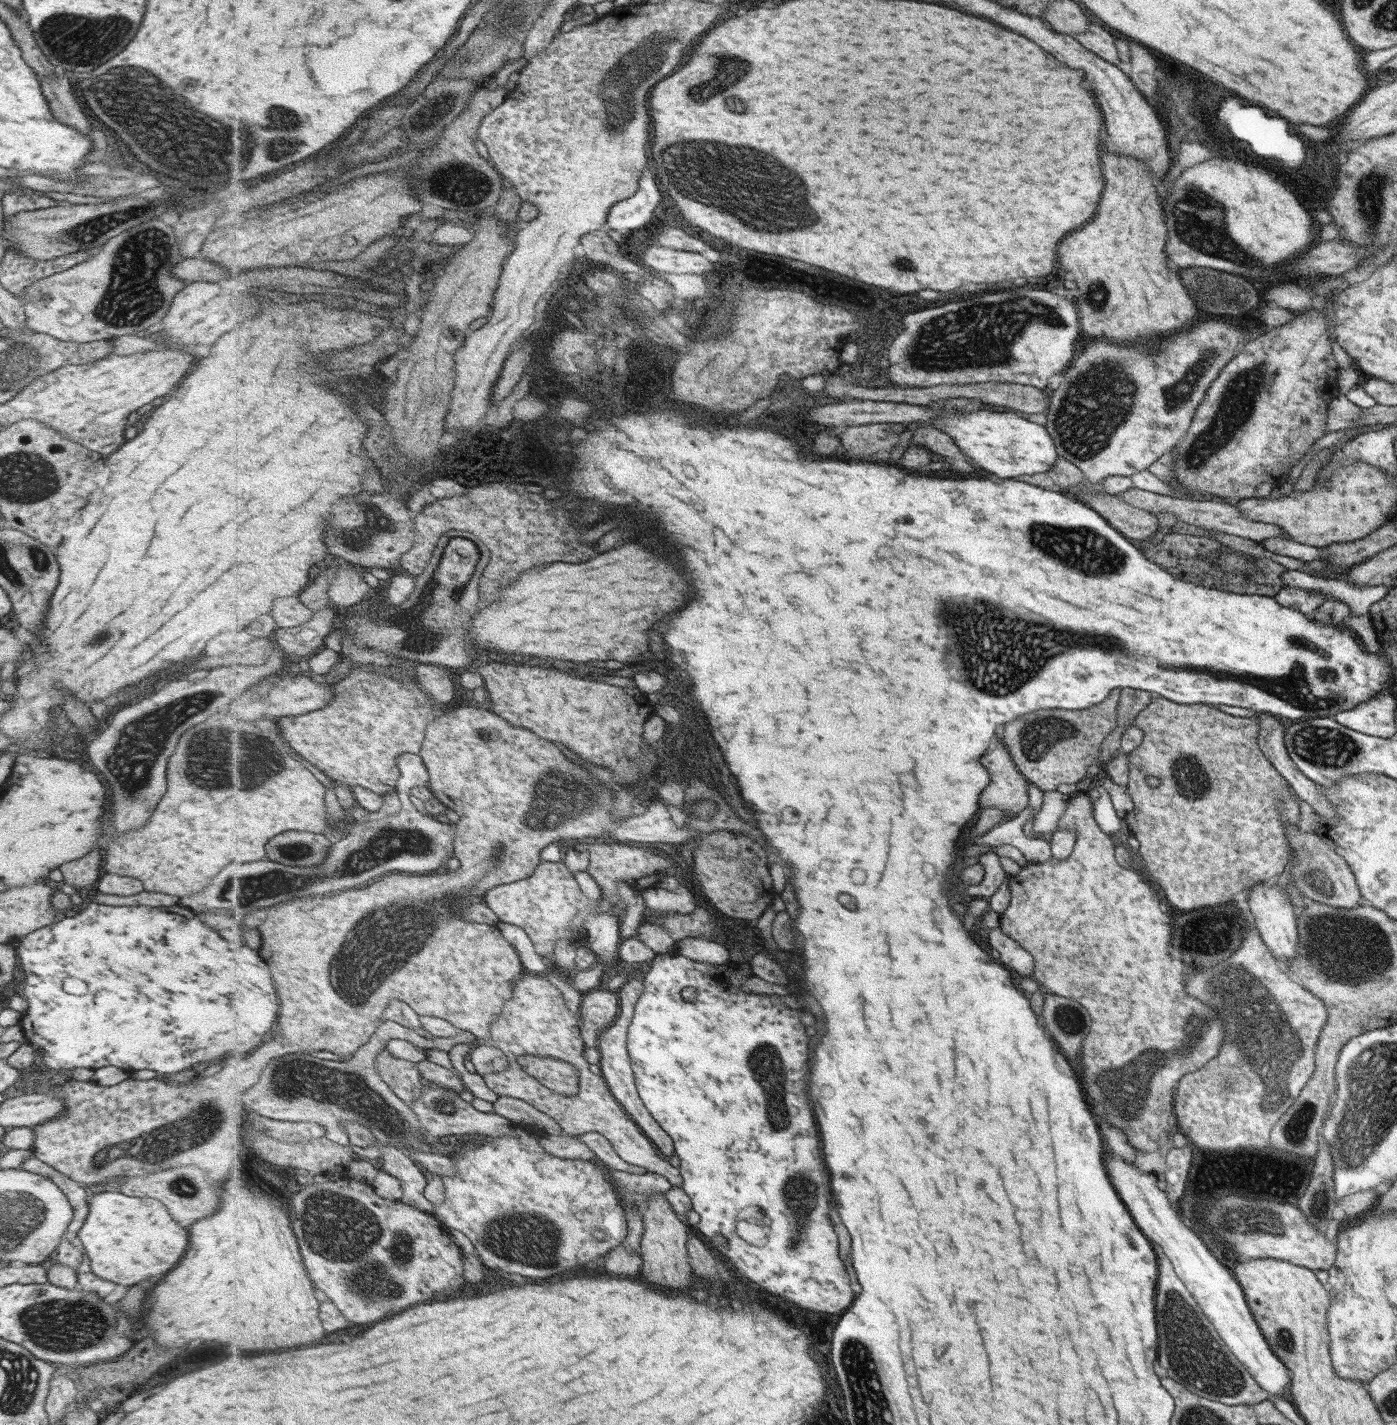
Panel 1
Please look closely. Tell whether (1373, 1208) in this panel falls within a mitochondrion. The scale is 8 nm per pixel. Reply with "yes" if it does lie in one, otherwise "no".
no

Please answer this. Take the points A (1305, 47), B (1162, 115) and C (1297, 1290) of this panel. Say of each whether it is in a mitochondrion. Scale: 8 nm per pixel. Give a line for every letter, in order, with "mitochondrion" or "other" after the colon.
A: other
B: other
C: other

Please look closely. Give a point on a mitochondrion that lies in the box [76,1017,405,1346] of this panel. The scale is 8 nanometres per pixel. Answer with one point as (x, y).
(193, 1129)

